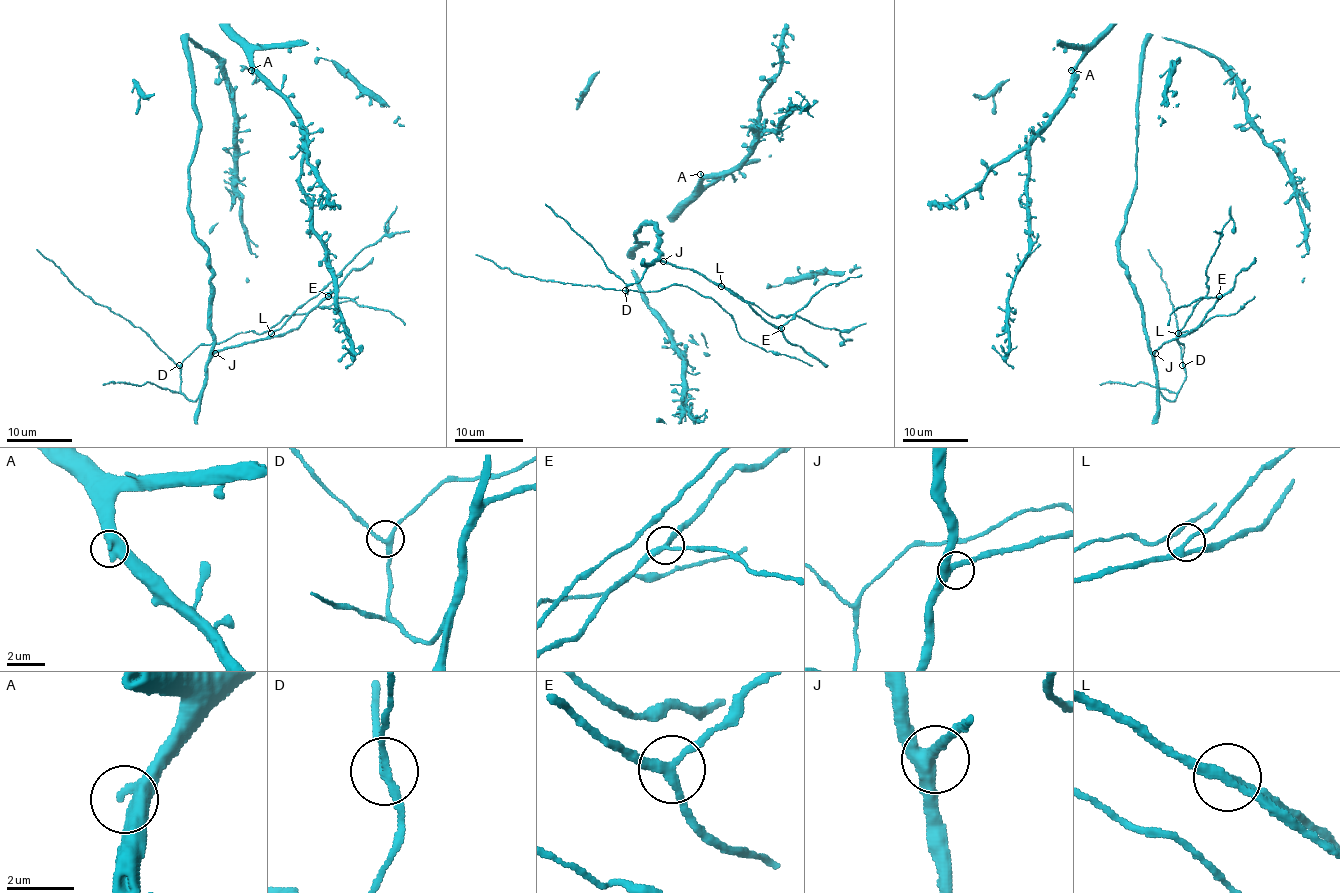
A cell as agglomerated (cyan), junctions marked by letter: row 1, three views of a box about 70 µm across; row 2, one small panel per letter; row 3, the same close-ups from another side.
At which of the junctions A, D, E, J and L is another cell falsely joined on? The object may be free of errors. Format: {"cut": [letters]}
{"cut": []}

